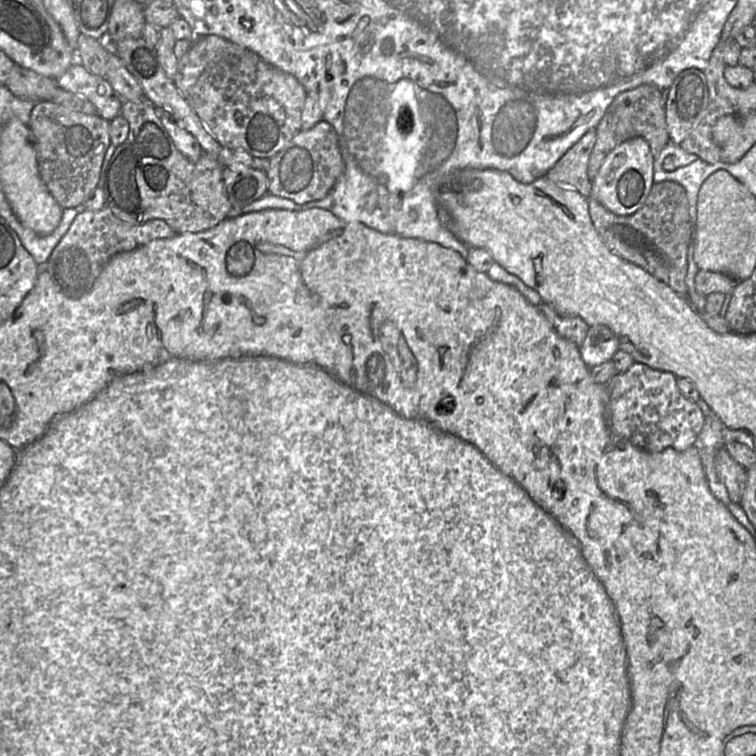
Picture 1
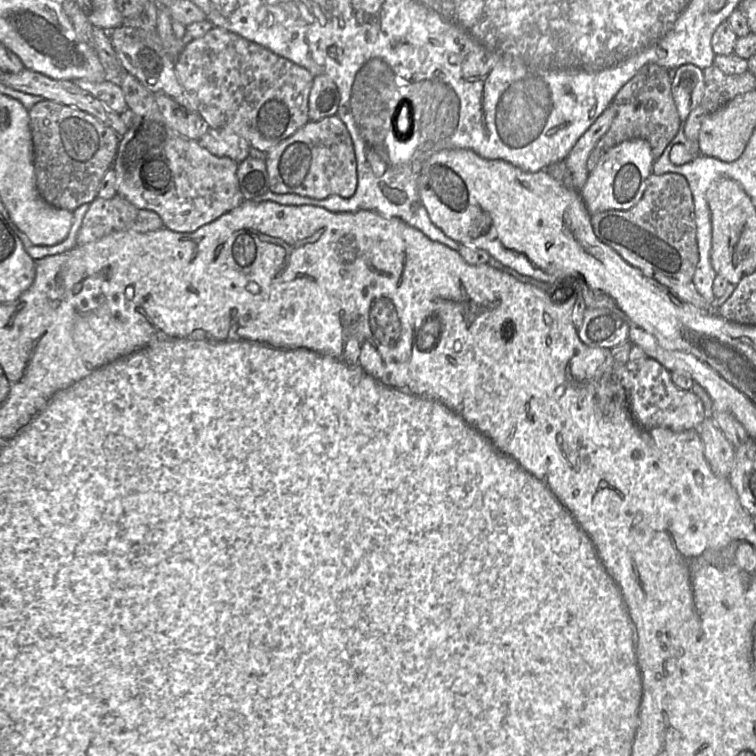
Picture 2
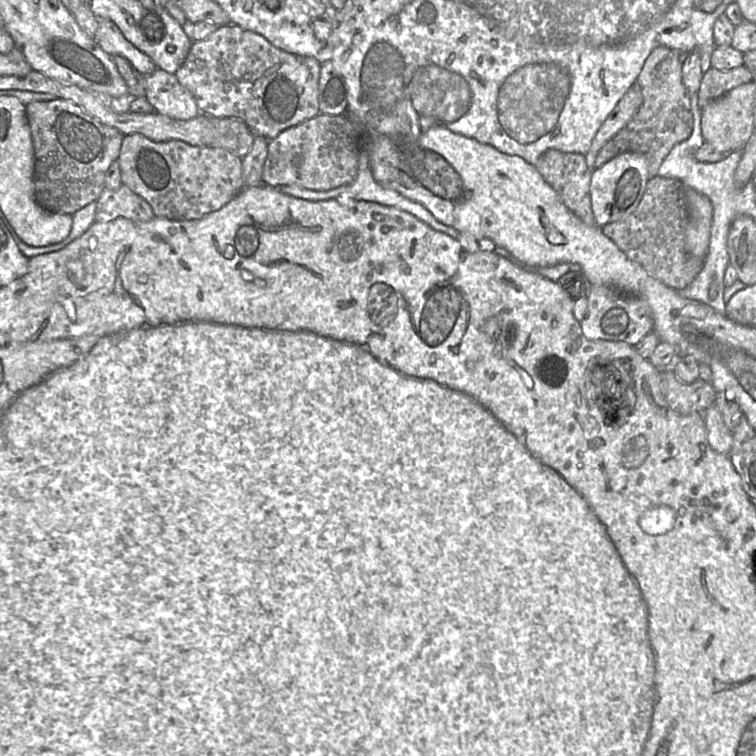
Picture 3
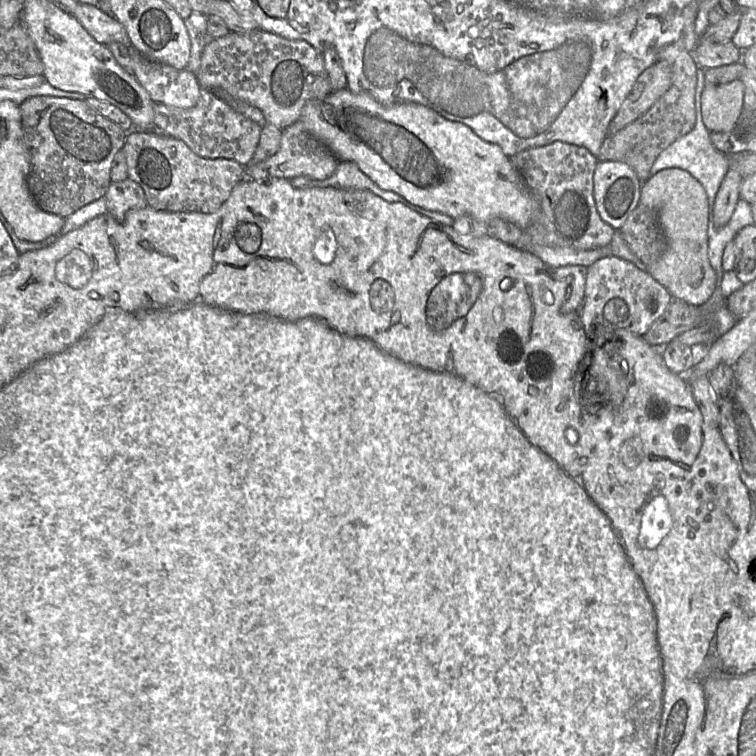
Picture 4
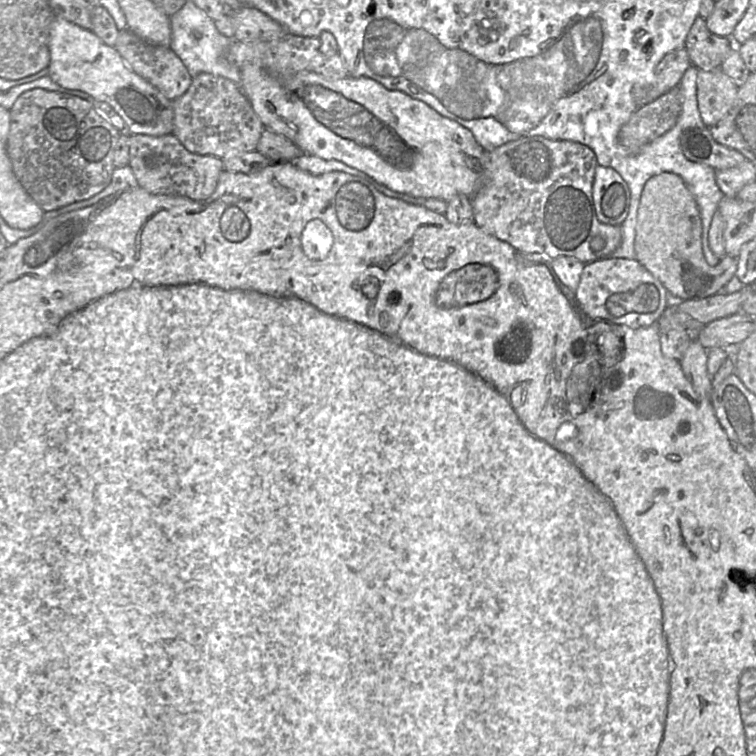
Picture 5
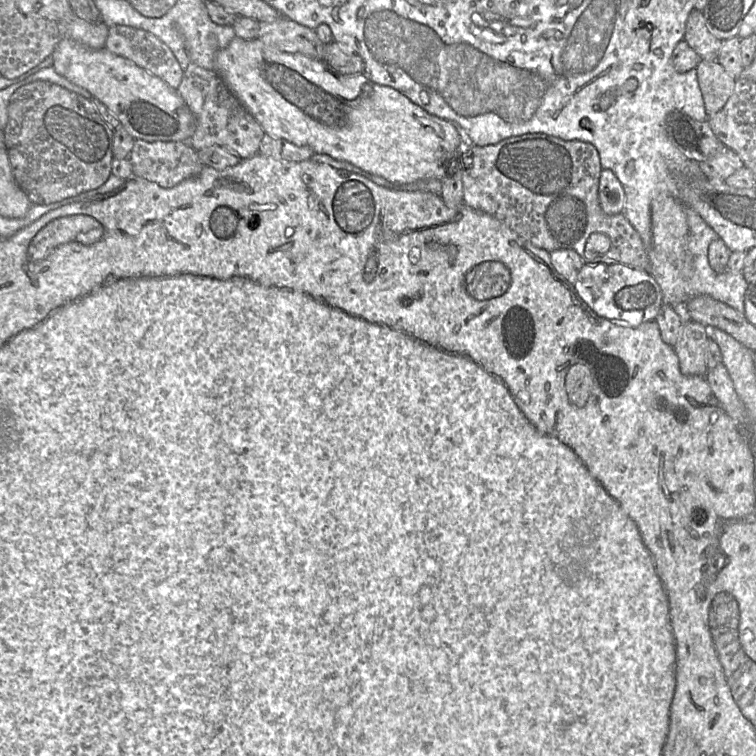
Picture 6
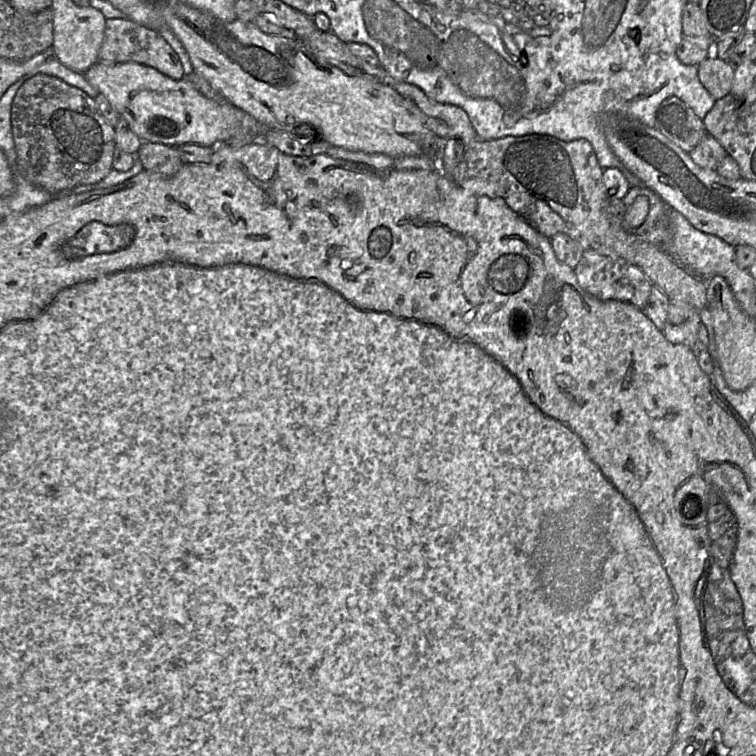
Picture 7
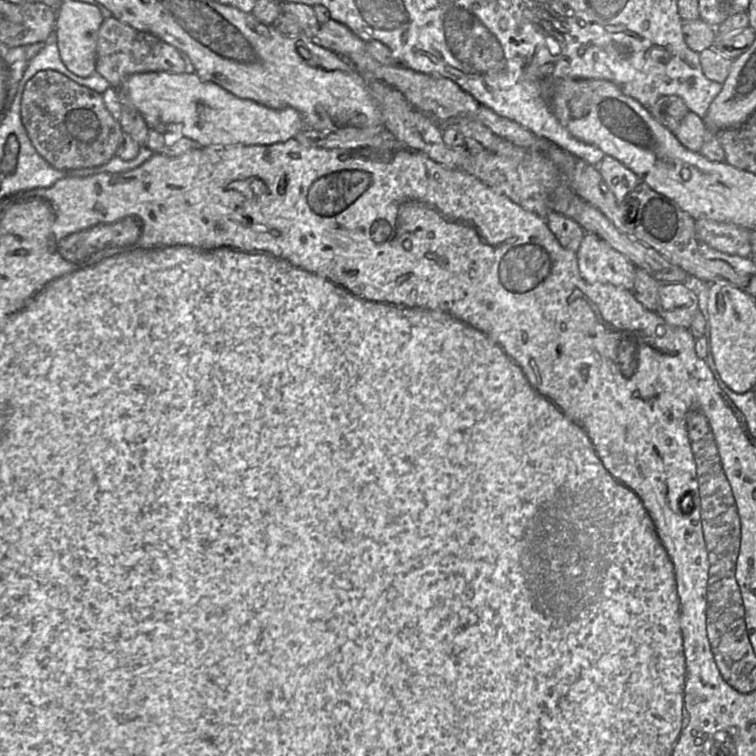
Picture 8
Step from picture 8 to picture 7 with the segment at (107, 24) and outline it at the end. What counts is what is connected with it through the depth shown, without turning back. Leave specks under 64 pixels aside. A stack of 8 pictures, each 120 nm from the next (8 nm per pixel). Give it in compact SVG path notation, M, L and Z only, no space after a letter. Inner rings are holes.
M106 19L104 39L98 54L98 62L104 64L137 63L152 67L174 80L185 78L182 63L167 41L157 31L128 19Z

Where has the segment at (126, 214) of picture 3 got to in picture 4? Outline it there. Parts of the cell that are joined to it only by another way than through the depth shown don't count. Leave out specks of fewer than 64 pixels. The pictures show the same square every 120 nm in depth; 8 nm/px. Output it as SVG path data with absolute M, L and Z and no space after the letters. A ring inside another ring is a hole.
M129 178L119 182L111 181L105 199L107 212L116 220L124 220L129 211L147 206L143 190Z

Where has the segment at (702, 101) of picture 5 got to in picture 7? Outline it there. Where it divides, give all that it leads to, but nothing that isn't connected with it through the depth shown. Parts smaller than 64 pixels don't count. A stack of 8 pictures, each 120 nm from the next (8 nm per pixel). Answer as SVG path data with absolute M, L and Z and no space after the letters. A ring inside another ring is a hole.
M710 54L697 68L700 82L715 101L731 92L735 67L729 61Z

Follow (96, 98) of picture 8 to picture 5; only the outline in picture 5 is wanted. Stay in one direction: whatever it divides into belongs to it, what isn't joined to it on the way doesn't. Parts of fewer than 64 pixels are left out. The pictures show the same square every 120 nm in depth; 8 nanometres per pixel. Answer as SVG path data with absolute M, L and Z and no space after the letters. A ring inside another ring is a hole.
M36 88L21 94L10 110L6 150L14 174L27 193L44 212L53 211L89 199L110 184L115 169L114 151L121 133L89 101Z

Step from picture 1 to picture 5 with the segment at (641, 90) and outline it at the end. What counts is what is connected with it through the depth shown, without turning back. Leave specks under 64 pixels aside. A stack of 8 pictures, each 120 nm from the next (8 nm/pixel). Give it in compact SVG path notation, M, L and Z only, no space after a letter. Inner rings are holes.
M679 86L674 87L654 102L638 108L618 133L618 143L628 154L639 153L644 146L661 137L677 123L682 110L682 93Z

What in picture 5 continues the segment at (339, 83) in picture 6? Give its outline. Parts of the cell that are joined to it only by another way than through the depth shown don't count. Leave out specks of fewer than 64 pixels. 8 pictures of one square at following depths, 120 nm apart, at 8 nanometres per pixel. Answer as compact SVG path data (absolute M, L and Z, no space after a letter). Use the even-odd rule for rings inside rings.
M246 65L240 70L240 85L264 129L288 138L304 154L341 161L393 191L447 202L457 194L472 198L482 184L486 151L467 128L440 115L426 103L404 92L388 90L373 79L331 80L309 71L280 79L258 66Z

